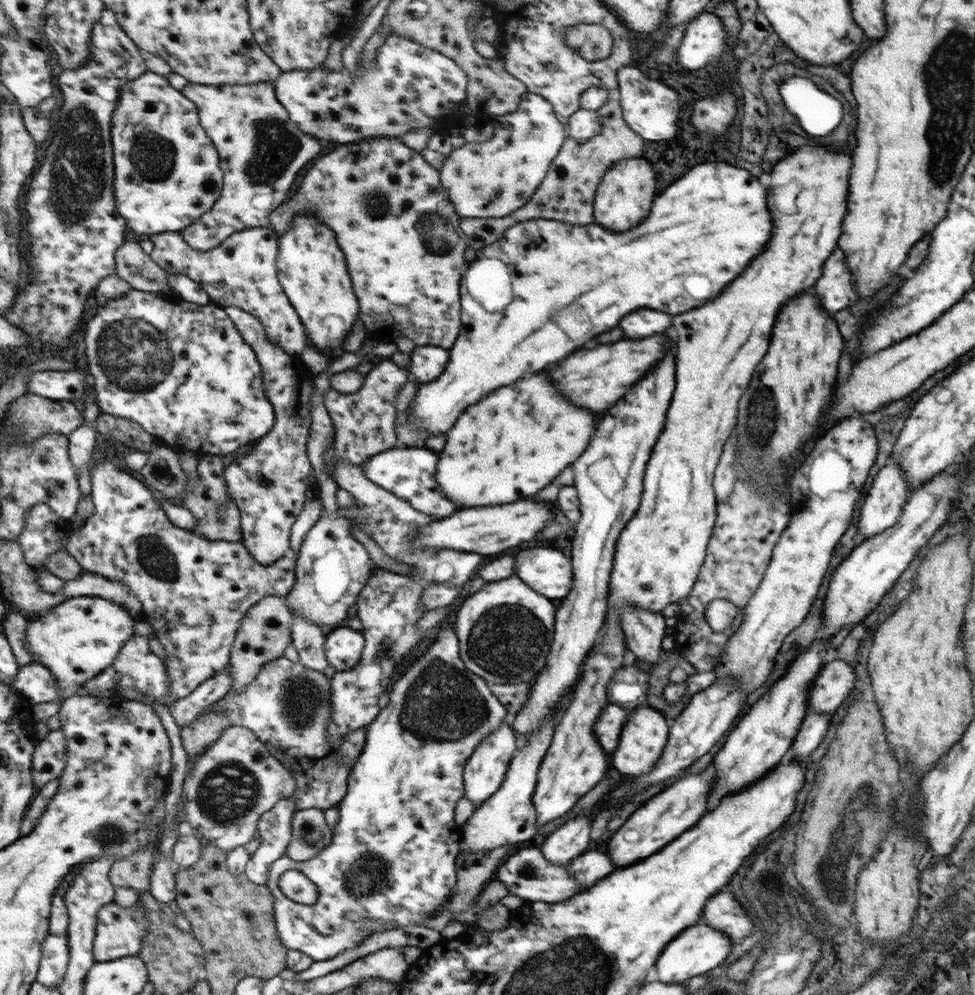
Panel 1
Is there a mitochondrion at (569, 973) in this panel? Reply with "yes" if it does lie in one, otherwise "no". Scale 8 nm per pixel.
yes

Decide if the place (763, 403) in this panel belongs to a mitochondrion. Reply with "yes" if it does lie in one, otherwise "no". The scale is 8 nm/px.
yes

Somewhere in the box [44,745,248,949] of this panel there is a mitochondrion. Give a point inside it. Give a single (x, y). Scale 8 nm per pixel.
(111, 835)

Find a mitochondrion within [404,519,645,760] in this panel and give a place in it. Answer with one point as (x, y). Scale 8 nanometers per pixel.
(502, 642)

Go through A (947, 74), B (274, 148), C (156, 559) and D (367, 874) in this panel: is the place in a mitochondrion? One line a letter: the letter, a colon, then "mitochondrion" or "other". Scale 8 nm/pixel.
A: mitochondrion
B: mitochondrion
C: mitochondrion
D: mitochondrion

